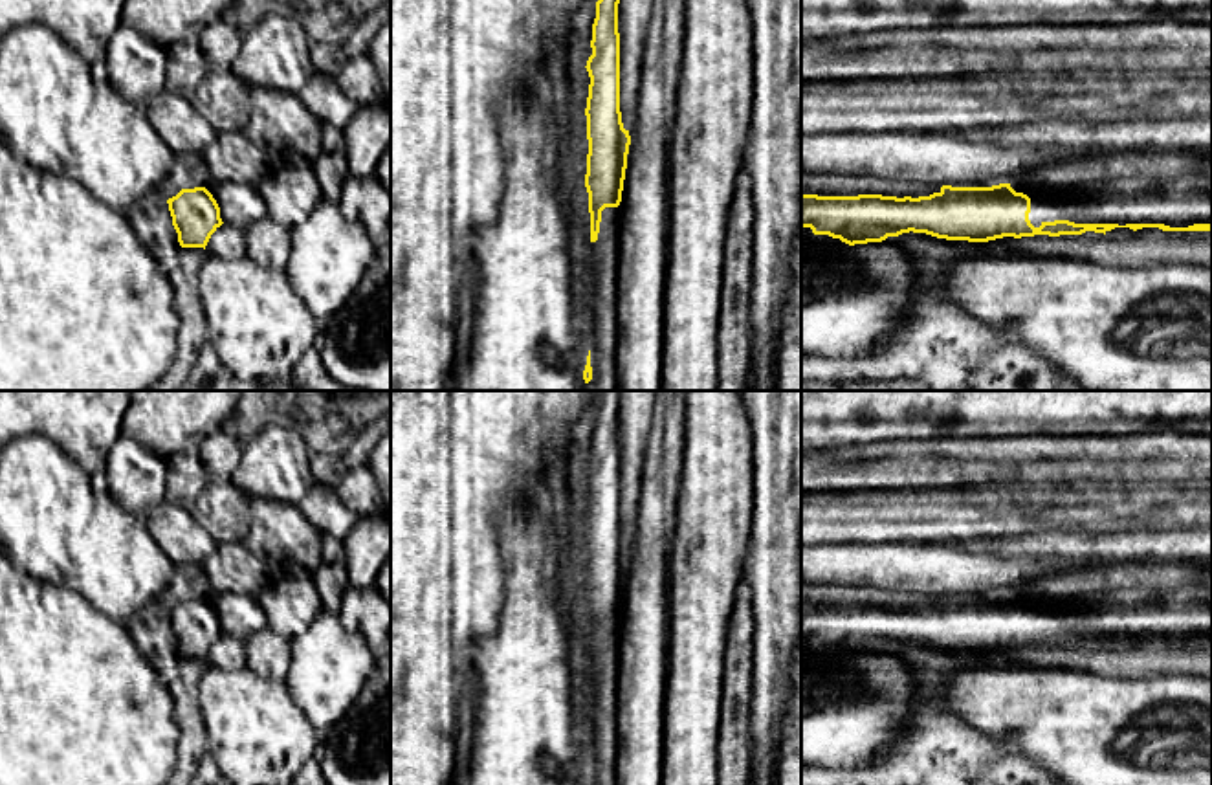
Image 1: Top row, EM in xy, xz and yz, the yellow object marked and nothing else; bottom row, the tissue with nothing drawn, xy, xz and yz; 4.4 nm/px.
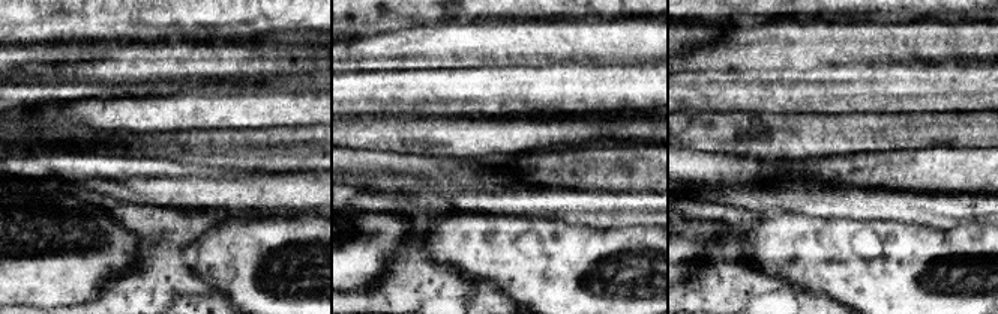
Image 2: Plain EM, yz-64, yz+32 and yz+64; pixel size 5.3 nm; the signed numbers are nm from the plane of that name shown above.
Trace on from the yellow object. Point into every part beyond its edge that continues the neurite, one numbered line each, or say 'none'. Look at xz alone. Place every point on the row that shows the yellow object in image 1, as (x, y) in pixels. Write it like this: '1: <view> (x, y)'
1: xz (633, 15)

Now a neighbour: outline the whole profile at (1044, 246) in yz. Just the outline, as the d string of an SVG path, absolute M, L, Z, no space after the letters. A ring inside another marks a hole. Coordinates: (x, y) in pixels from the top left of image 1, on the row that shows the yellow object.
M1115 227L1106 233L1003 237L974 244L1040 259L1107 259L1113 255L1118 266L1137 270L1155 255L1177 255L1179 251L1212 255L1212 231L1162 231L1159 227L1133 231L1129 227Z

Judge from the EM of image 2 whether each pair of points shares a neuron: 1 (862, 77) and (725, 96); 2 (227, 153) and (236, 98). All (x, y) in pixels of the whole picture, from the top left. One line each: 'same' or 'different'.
1: same
2: different

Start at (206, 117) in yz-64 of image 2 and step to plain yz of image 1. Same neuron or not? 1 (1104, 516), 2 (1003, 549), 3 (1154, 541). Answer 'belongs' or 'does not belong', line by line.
1: does not belong
2: belongs
3: belongs

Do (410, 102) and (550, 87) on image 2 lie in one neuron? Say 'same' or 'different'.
same

